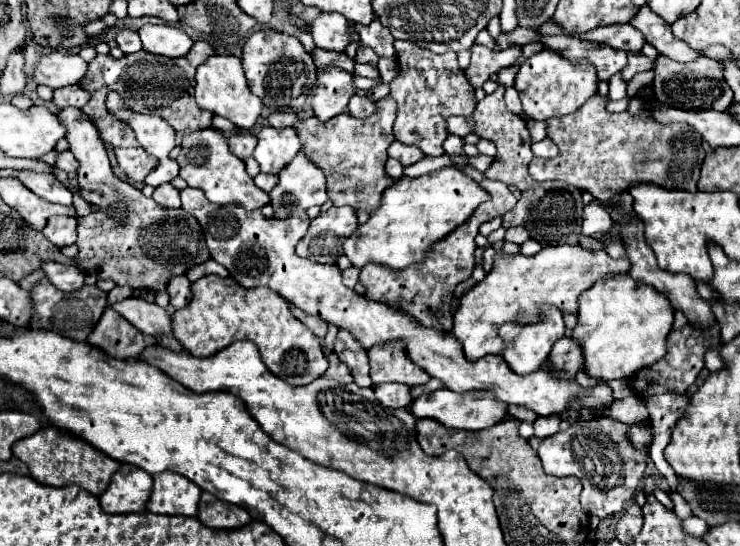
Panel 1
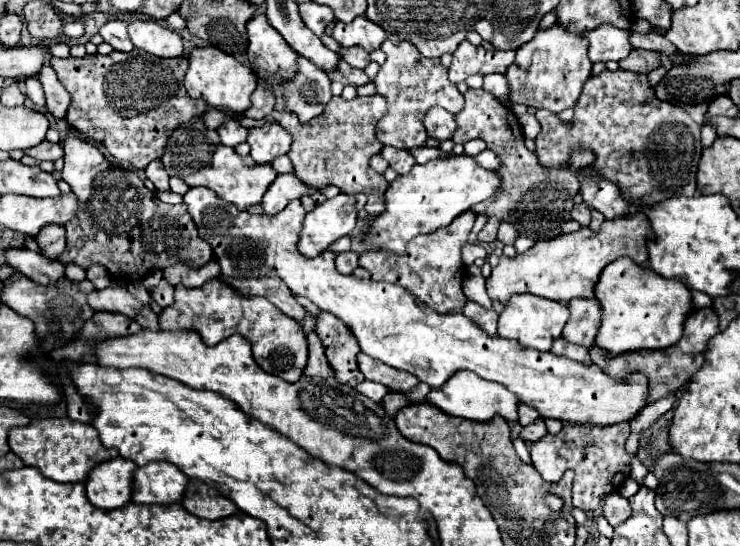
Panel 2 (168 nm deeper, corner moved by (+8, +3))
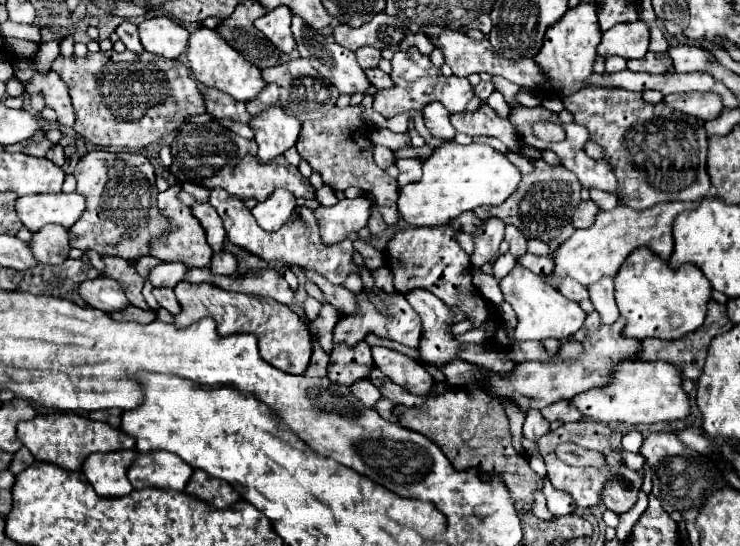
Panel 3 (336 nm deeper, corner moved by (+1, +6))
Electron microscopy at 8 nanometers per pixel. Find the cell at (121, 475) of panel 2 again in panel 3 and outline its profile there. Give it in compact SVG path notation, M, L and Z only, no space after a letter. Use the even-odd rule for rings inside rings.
M116 450L116 452L96 452L86 458L82 464L86 480L92 484L96 494L100 496L126 496L132 492L132 484L128 482L128 468L134 460L134 450Z

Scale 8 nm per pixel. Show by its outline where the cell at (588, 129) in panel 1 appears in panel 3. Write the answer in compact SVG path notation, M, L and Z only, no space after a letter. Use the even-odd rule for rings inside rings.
M586 86L570 94L570 98L564 98L564 108L574 116L576 124L588 128L590 140L594 140L604 150L604 160L610 162L618 178L618 196L624 206L634 210L644 210L658 202L700 200L710 192L710 178L706 172L708 138L706 132L698 126L696 118L688 114L678 116L678 112L672 112L666 104L650 106L642 100L640 92L630 92L620 88L594 88L594 86Z

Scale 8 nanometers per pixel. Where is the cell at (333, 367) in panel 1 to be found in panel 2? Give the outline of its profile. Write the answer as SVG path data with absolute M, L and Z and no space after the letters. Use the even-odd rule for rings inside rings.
M309 333L307 341L309 341L309 363L307 363L305 373L307 375L317 375L317 377L333 375L333 369L331 369L327 357L325 357L325 349L323 349L323 343L321 343L319 335Z

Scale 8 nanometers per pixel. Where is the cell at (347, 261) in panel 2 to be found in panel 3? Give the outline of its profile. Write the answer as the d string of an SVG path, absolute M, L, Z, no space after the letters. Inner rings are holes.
M354 240L354 248L362 254L364 258L364 264L370 268L370 270L376 270L380 266L384 266L384 254L380 250L376 250L372 244L364 242L364 240Z

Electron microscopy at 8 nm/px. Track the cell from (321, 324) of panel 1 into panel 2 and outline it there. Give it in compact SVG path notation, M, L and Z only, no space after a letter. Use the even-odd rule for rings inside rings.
M269 273L259 279L225 279L225 281L231 287L239 289L243 295L259 295L259 297L269 299L277 309L281 309L285 315L289 315L297 321L303 321L303 317L307 313L297 303L297 299L289 291L289 287L275 273Z

